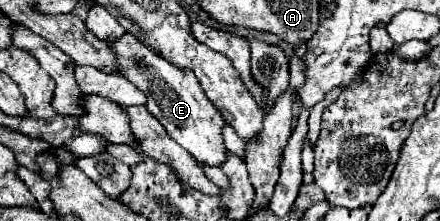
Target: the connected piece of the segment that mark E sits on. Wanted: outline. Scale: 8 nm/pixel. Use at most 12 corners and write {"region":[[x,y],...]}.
{"region":[[131,33],[109,43],[119,75],[199,163],[227,159],[225,121],[195,75]]}

